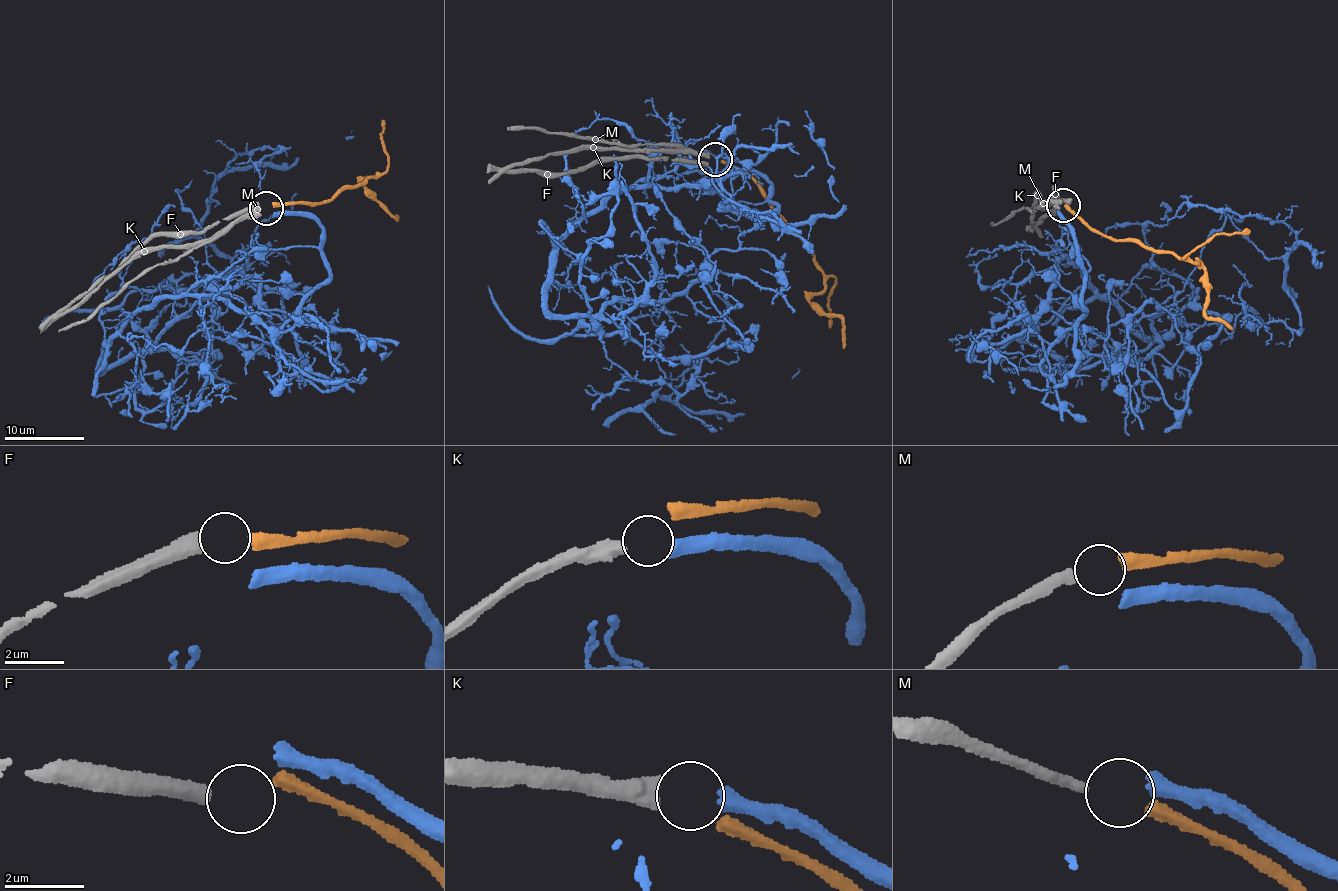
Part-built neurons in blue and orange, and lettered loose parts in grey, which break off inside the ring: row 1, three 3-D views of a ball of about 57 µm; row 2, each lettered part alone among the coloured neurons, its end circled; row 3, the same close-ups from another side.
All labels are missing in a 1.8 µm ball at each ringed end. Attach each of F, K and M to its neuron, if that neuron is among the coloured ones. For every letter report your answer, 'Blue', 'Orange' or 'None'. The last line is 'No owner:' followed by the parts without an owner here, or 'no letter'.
F: None
K: Blue
M: Orange
No owner: F

